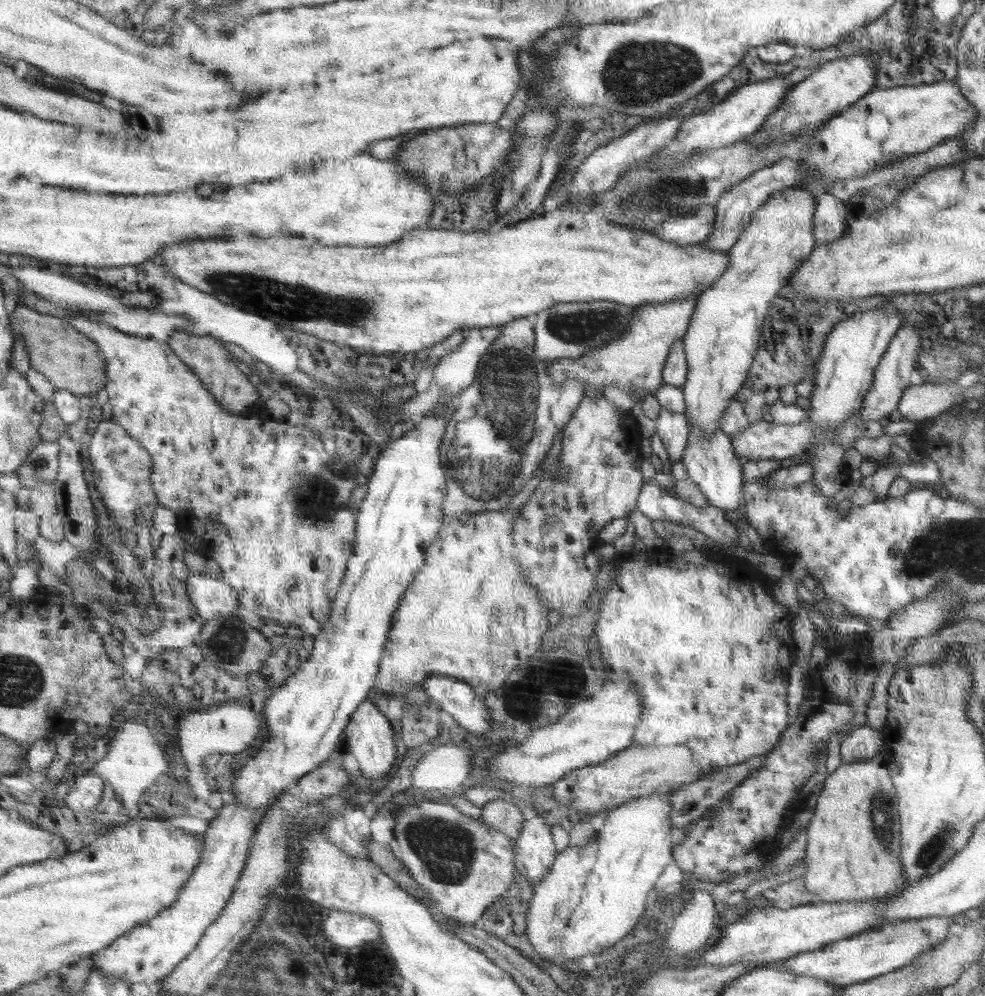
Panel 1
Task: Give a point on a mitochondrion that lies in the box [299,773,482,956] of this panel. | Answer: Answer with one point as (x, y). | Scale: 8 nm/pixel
(447, 850)

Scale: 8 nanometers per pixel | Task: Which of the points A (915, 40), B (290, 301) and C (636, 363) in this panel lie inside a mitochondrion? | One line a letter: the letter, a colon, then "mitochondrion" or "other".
A: mitochondrion
B: mitochondrion
C: other

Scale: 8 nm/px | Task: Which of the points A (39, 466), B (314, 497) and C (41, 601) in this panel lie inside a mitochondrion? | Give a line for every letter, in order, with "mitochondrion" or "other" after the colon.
A: mitochondrion
B: mitochondrion
C: other

